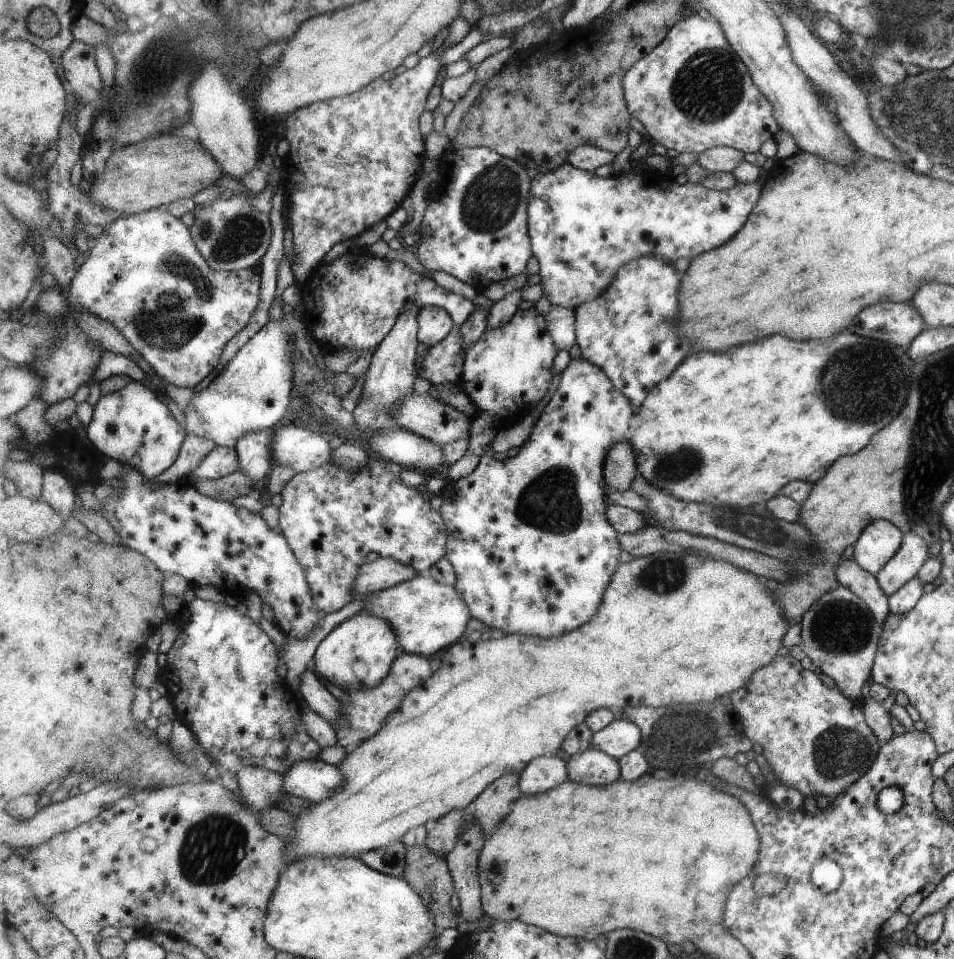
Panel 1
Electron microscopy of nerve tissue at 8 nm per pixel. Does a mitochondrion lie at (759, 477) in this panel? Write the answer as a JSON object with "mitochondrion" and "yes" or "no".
{"mitochondrion":"no"}

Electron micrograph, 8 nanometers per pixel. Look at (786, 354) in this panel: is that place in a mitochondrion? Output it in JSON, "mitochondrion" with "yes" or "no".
{"mitochondrion":"no"}

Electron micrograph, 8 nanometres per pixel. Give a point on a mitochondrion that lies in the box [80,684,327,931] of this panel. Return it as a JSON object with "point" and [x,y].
{"point":[217,844]}

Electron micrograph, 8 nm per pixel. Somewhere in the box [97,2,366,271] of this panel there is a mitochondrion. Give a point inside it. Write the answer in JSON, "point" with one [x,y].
{"point":[161,62]}

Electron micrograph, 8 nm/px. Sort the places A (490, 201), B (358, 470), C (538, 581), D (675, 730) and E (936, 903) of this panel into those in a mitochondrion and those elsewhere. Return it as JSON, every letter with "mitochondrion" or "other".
{"A":"mitochondrion","B":"other","C":"other","D":"mitochondrion","E":"other"}

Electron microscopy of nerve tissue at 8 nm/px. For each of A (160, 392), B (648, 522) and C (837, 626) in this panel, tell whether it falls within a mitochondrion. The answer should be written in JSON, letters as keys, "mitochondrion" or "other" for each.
{"A":"other","B":"other","C":"mitochondrion"}

